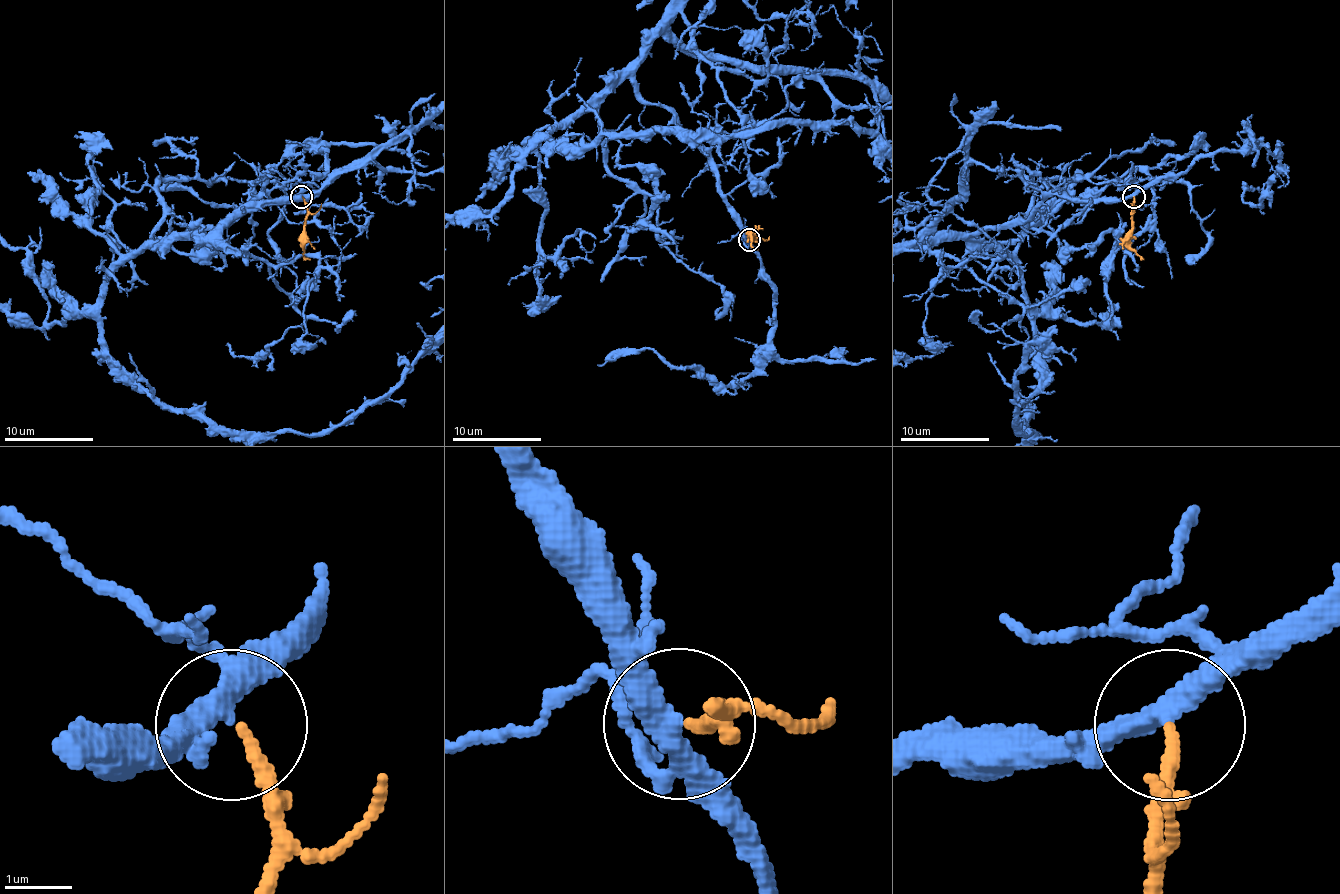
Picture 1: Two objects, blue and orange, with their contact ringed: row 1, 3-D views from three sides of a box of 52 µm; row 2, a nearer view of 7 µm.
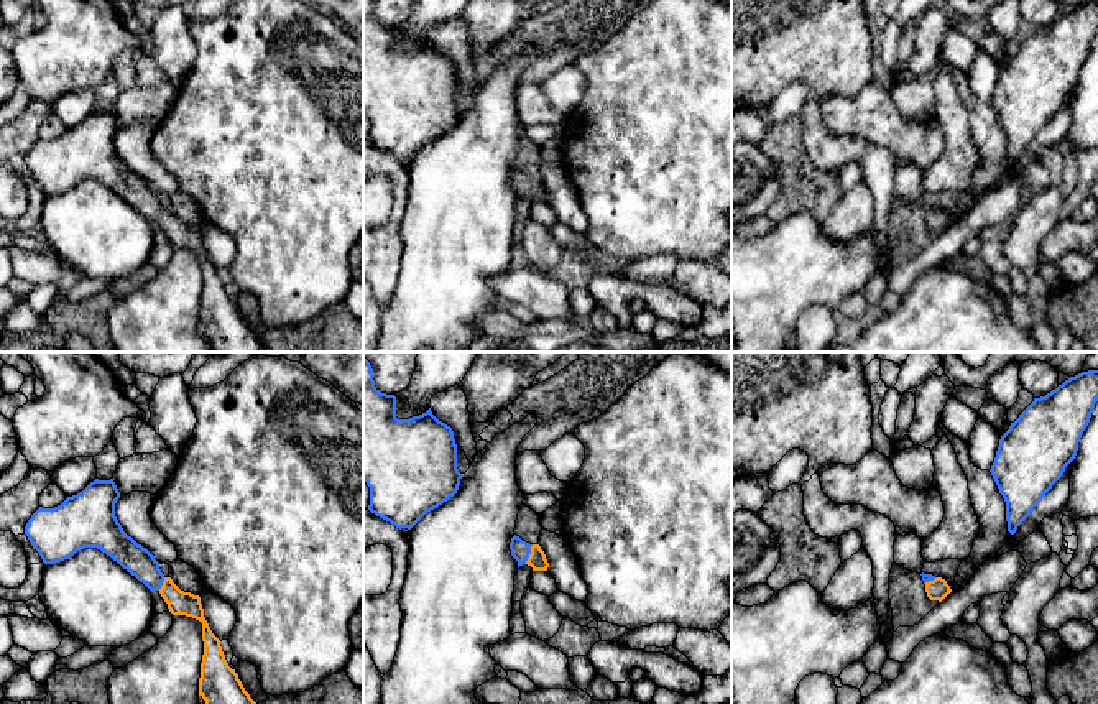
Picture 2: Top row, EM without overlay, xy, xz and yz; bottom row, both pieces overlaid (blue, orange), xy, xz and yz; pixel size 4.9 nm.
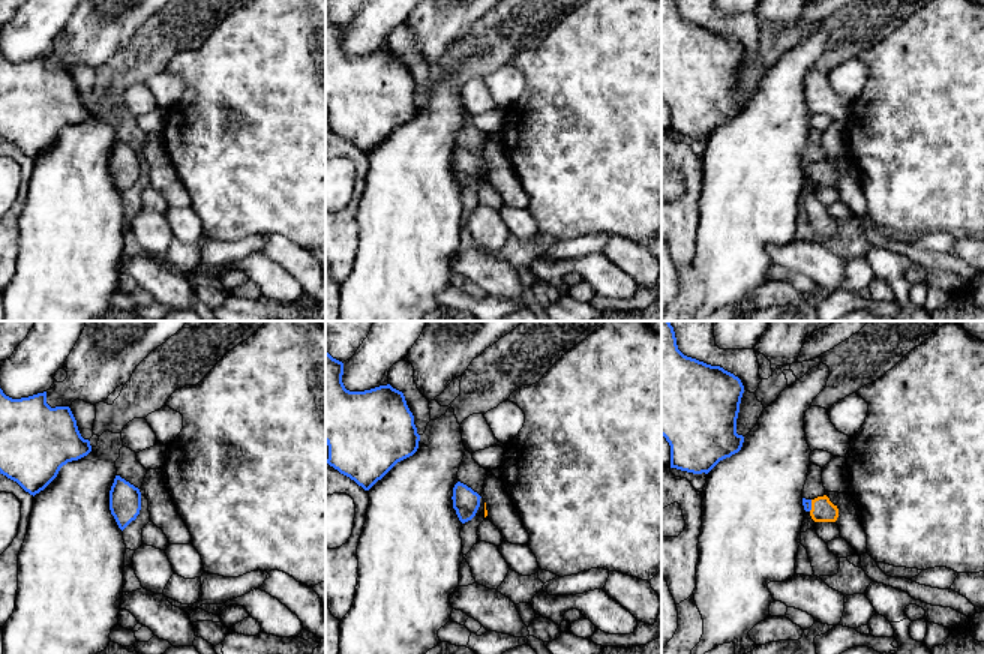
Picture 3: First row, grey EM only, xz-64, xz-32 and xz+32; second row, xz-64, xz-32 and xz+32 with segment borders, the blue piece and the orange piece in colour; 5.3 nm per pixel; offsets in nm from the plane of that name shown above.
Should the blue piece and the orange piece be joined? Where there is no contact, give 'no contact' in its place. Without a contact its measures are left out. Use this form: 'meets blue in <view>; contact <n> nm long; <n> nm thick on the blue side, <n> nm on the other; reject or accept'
meets blue in xz; contact 100 nm long; 100 nm thick on the blue side, 90 nm on the other; accept

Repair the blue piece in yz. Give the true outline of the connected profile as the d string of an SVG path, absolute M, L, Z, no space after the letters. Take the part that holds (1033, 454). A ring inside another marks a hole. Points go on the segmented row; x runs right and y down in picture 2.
M1098 370L1082 372L1045 396L1034 398L1001 436L990 472L1006 502L1006 521L1011 535L1016 533L1017 526L1075 459L1080 438L1090 423L1096 400Z

